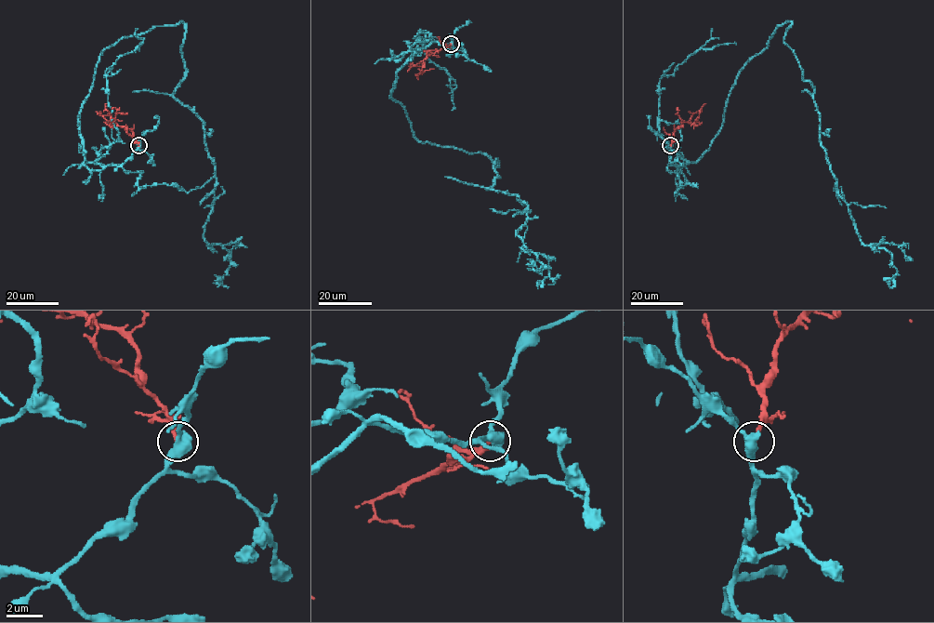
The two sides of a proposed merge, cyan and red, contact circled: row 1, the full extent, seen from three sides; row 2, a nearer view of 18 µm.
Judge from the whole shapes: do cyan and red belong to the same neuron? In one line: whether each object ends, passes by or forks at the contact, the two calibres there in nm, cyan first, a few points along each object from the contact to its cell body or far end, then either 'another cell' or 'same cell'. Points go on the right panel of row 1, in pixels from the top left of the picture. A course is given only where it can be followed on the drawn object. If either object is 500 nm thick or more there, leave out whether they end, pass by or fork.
cyan passes by | red ends | 480/200 nm | cyan via (670, 145), (668, 165), (699, 158), (738, 72), (790, 20), (838, 193), (891, 278) | red via (670, 145), (674, 131), (683, 122), (696, 122), (705, 104) | another cell

